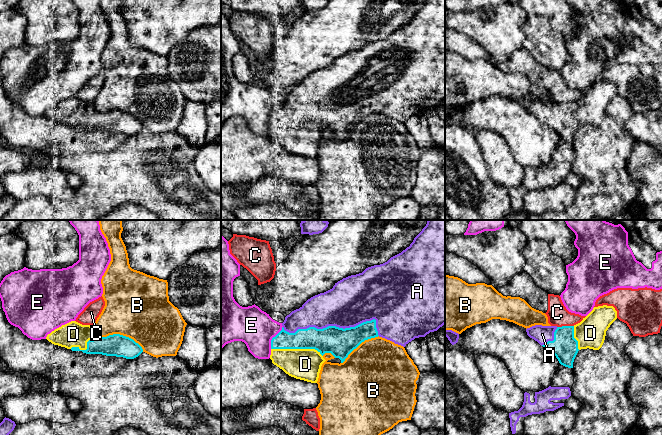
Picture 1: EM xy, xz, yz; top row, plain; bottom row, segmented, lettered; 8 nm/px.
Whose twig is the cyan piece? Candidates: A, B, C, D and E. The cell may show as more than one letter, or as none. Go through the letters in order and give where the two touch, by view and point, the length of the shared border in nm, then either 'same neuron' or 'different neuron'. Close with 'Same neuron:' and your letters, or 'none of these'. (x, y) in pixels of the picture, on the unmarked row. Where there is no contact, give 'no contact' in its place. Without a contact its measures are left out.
A: xz (335, 102) | 800 nm | same neuron
B: xy (121, 111) | 400 nm | different neuron
C: yz (565, 102) | 140 nm | different neuron
D: xz (297, 124) | 420 nm | same neuron
E: xz (273, 113) | 200 nm | different neuron
Same neuron: A, D

